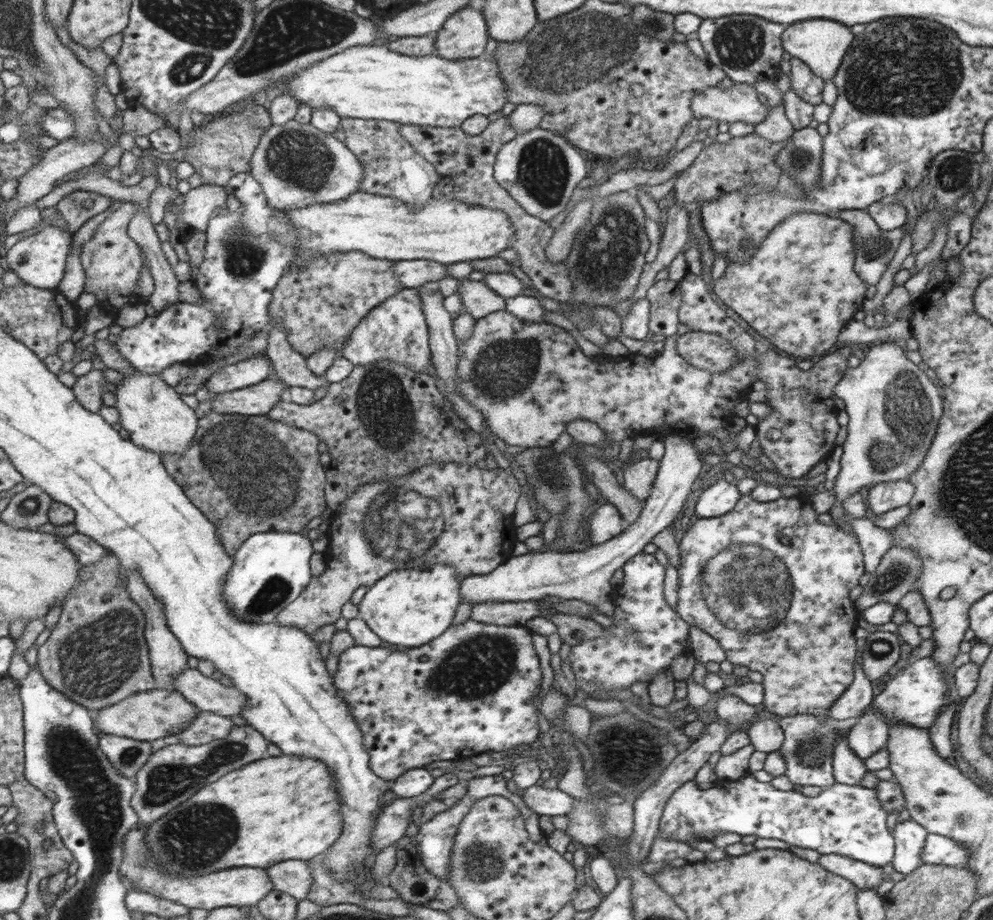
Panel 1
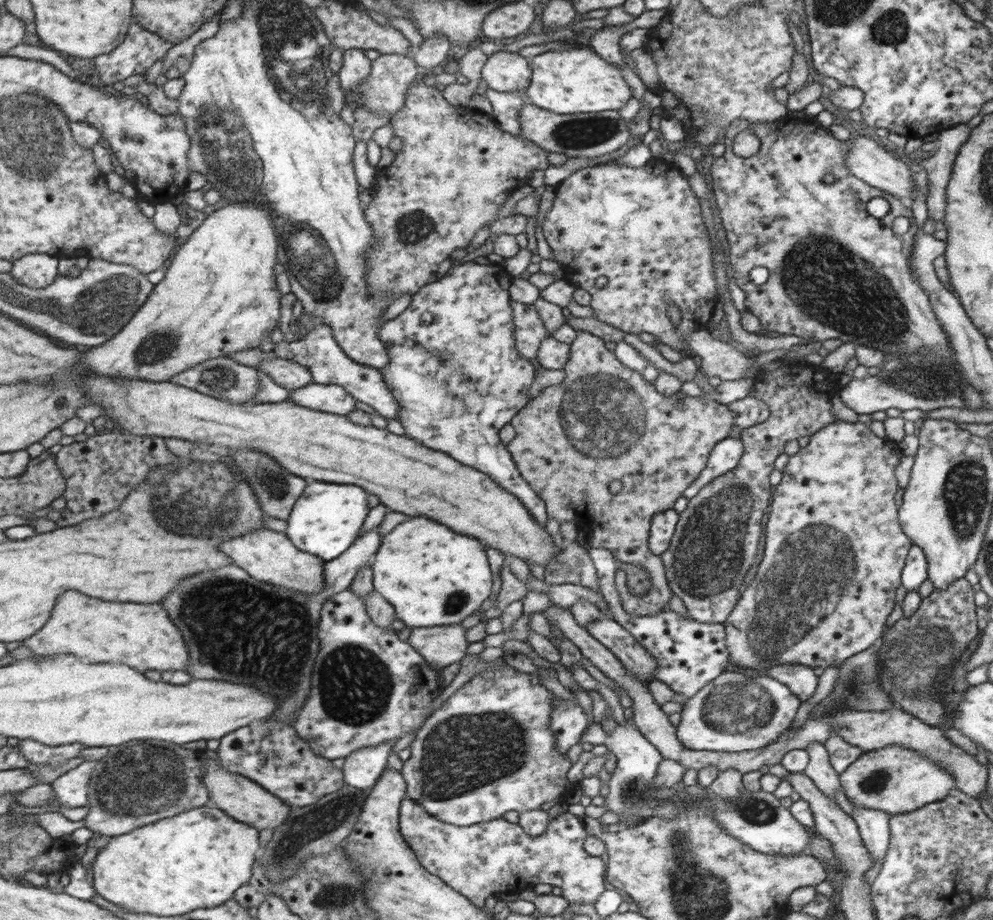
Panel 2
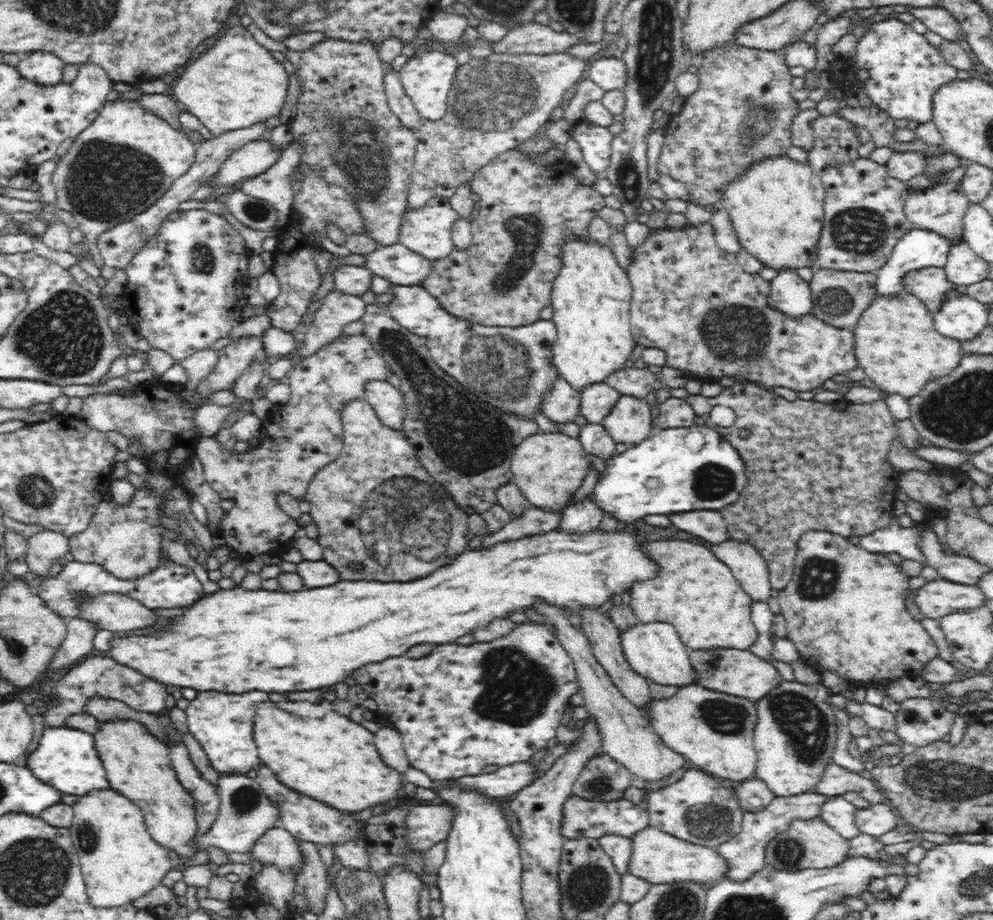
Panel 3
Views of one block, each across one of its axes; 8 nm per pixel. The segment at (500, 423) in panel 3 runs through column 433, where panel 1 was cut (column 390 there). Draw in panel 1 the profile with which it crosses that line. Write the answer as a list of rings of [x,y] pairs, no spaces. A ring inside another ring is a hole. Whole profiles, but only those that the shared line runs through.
[[[381,360],[368,365],[354,365],[345,380],[332,383],[326,395],[313,405],[300,405],[287,398],[279,401],[268,415],[286,425],[313,431],[327,446],[332,461],[325,471],[327,476],[325,498],[333,514],[341,511],[341,505],[349,499],[349,495],[365,483],[400,477],[433,463],[455,462],[469,466],[483,463],[485,459],[480,435],[467,434],[465,422],[457,418],[449,401],[439,394],[433,378],[427,376],[425,371],[415,371],[395,361]],[[449,418],[451,418],[451,434],[439,434],[443,430],[449,430]]]

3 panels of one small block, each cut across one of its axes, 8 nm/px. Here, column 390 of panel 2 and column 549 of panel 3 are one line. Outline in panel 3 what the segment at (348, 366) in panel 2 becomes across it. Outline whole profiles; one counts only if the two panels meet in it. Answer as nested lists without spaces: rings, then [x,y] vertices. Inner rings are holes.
[[[560,376],[553,382],[540,407],[545,416],[555,423],[568,424],[580,415],[580,393]]]

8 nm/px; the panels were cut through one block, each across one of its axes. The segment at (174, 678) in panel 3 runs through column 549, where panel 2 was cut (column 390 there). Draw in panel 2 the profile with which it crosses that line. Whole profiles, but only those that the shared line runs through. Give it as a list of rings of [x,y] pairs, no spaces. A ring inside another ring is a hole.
[[[411,517],[383,536],[371,562],[372,589],[383,596],[404,626],[454,625],[481,606],[491,592],[491,572],[473,536],[451,532],[436,519]]]

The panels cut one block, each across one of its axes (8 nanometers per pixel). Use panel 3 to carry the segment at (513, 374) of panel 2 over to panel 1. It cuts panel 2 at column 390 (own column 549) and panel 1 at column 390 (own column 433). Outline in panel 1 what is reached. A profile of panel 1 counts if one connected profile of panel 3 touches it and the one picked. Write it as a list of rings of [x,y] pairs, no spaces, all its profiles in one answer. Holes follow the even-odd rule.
[[[403,288],[381,303],[367,315],[357,328],[353,329],[341,356],[354,365],[368,365],[371,362],[387,360],[407,365],[415,371],[426,371],[431,357],[428,346],[429,330],[424,318],[419,294],[416,289]]]

